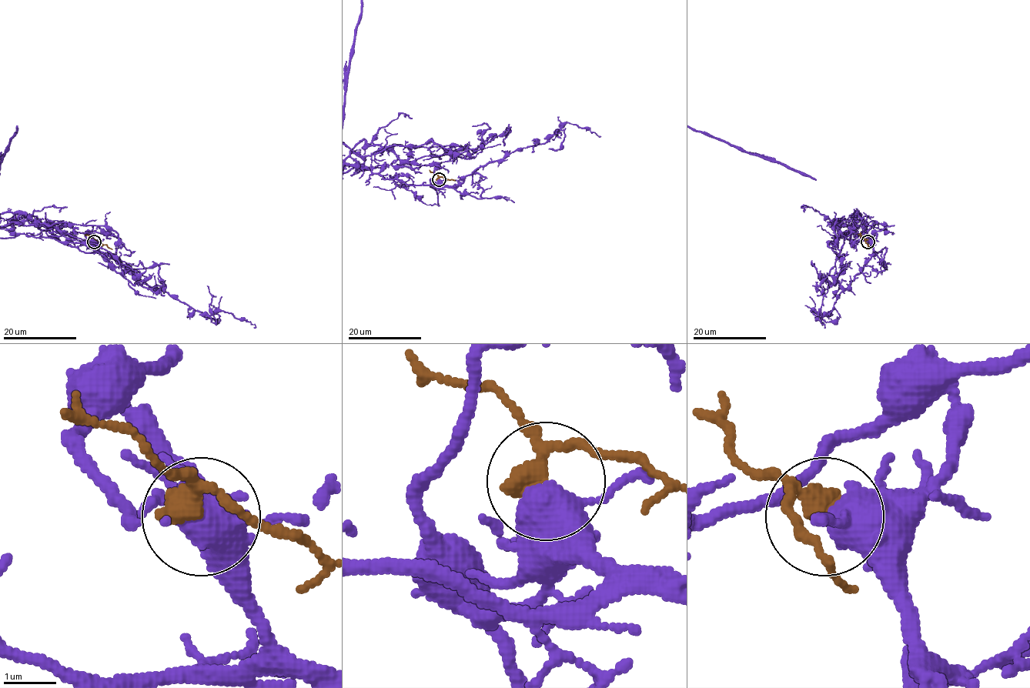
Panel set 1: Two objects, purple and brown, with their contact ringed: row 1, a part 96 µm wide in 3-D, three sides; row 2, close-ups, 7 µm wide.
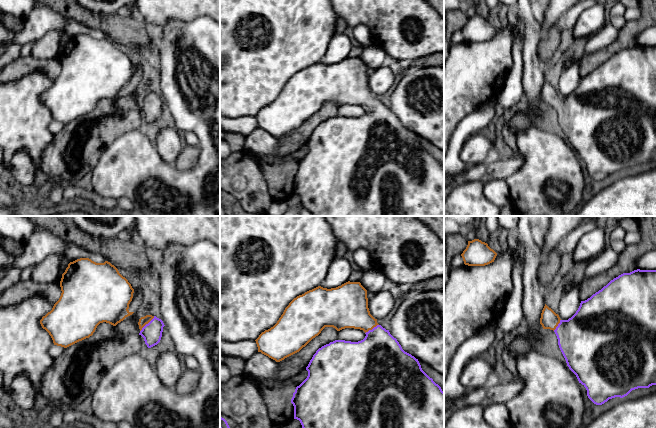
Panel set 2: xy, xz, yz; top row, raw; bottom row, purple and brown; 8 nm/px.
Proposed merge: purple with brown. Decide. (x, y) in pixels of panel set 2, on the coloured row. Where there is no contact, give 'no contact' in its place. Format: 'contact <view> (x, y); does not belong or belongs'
contact xy (146, 324); belongs

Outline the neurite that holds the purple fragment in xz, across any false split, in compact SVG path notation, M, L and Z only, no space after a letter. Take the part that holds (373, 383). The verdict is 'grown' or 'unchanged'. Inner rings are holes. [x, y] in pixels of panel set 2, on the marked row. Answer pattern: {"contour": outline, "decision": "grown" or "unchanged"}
{"contour": "M346 282L336 288L323 288L318 286L312 290L305 292L302 295L294 298L285 308L283 314L277 323L268 330L262 332L255 340L258 352L268 356L269 358L280 362L285 358L299 352L313 338L318 336L325 327L333 327L337 331L345 328L354 328L363 330L366 334L365 338L358 342L345 340L335 340L319 348L310 360L306 370L308 371L307 378L296 387L291 403L294 406L294 419L300 421L302 428L444 428L444 392L441 387L436 384L421 368L421 365L414 356L405 352L396 338L394 338L389 330L386 330L377 323L369 311L367 290L360 282Z", "decision": "grown"}

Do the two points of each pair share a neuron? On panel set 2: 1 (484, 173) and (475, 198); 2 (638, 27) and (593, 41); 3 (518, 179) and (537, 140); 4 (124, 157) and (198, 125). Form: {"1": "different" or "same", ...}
{"1": "different", "2": "different", "3": "same", "4": "same"}

